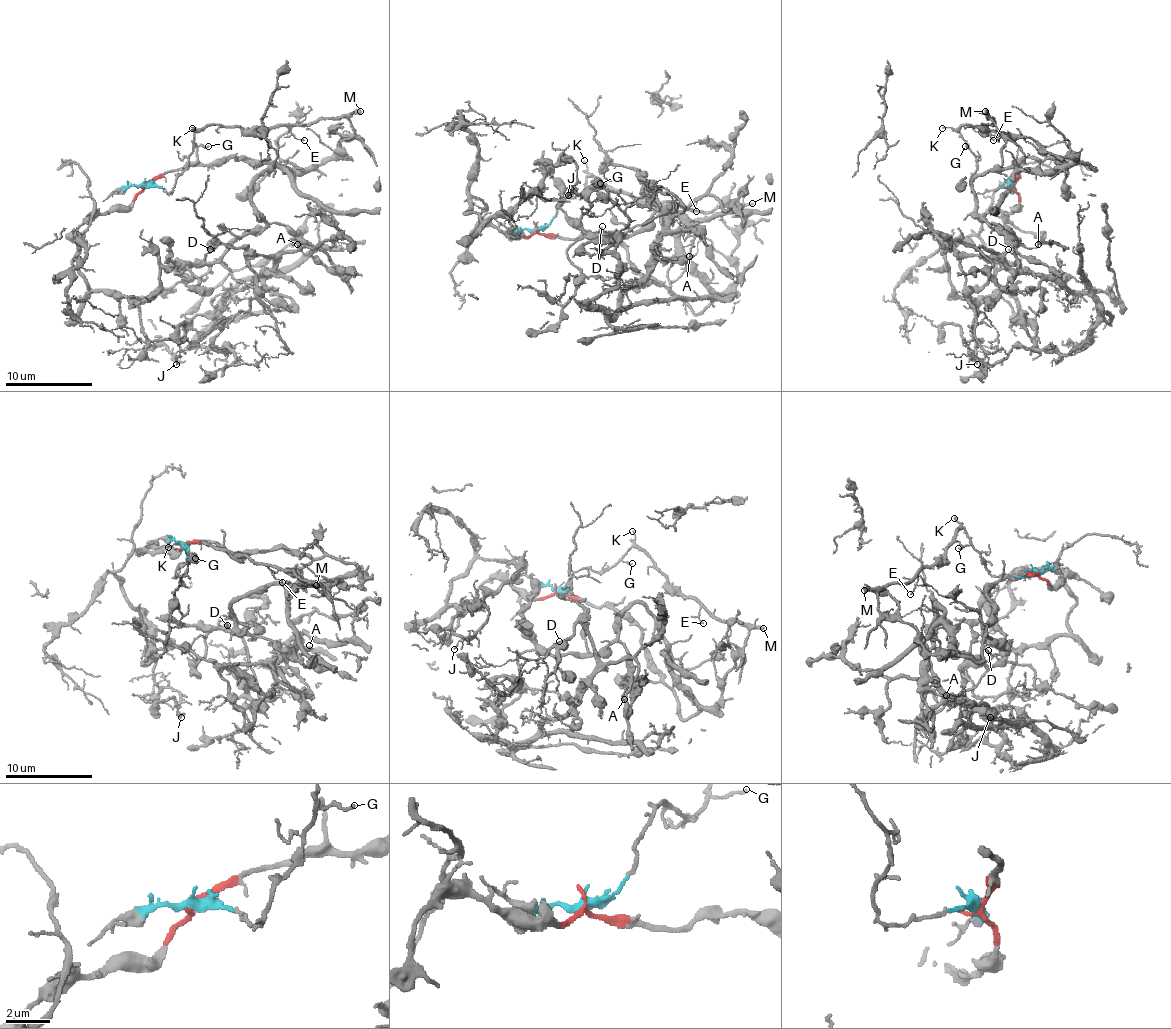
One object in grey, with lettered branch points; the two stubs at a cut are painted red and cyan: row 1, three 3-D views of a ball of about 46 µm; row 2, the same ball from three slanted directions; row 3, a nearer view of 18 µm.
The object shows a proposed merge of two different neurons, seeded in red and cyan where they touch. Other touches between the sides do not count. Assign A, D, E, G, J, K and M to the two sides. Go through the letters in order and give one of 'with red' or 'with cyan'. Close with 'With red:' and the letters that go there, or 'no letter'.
A: with red
D: with red
E: with cyan
G: with cyan
J: with red
K: with cyan
M: with cyan
With red: A, D, J

